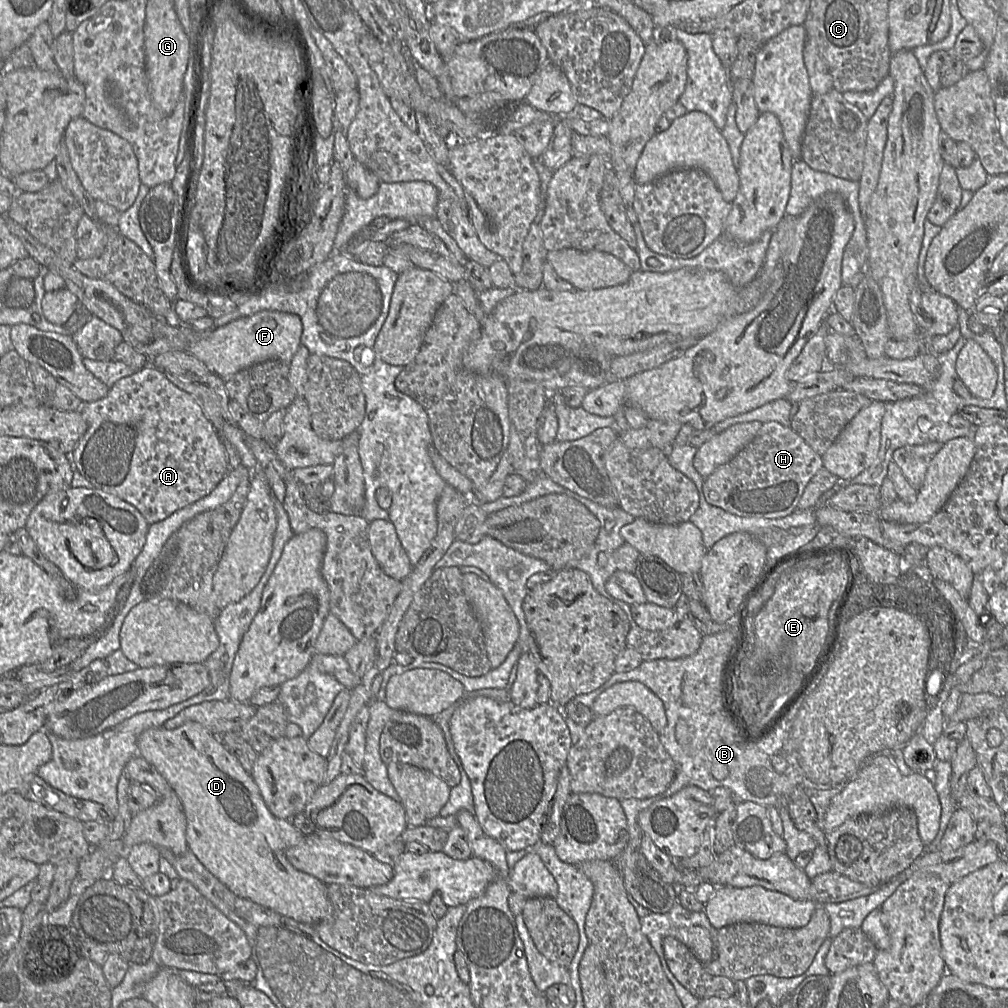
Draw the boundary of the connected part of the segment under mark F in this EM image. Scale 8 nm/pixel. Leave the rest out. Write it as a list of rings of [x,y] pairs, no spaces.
[[[263,310],[232,321],[211,332],[198,332],[189,353],[204,362],[208,369],[227,380],[252,365],[278,359],[290,363],[301,345],[303,325],[300,316],[292,313]]]

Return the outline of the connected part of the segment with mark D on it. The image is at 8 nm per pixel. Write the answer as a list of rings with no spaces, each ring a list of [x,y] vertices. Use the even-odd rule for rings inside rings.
[[[187,722],[172,730],[162,726],[150,728],[138,739],[138,755],[166,779],[180,798],[187,820],[188,850],[231,892],[309,925],[315,925],[331,913],[327,884],[296,869],[286,857],[287,849],[299,844],[304,835],[291,820],[279,819],[271,814],[251,773],[244,770],[217,735],[197,722]]]

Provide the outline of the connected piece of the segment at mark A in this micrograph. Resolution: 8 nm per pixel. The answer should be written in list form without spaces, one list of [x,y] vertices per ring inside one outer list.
[[[148,364],[134,374],[118,380],[109,388],[104,398],[94,402],[84,403],[79,411],[87,422],[87,429],[69,455],[74,472],[82,475],[93,485],[94,489],[113,494],[133,505],[142,514],[149,525],[162,521],[175,511],[205,497],[216,487],[225,474],[228,473],[227,454],[222,438],[212,423],[205,417],[201,406],[190,394],[175,386],[164,372],[152,364]]]

